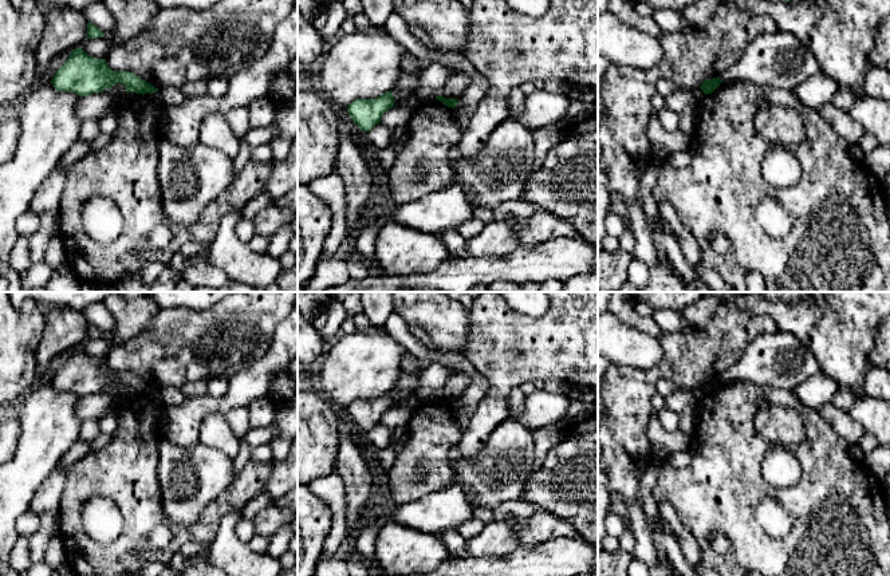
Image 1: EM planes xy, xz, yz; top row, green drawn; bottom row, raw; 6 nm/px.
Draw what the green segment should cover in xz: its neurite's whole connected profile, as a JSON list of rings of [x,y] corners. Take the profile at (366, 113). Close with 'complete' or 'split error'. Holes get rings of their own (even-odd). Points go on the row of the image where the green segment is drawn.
[[[391,90],[375,99],[357,99],[347,106],[351,121],[363,131],[370,131],[381,122],[382,115],[394,106]]] | complete

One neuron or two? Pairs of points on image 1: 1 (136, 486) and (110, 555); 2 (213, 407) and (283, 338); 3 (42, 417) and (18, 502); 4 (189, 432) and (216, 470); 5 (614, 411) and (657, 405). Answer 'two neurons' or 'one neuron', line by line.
1: one neuron
2: one neuron
3: one neuron
4: two neurons
5: two neurons

